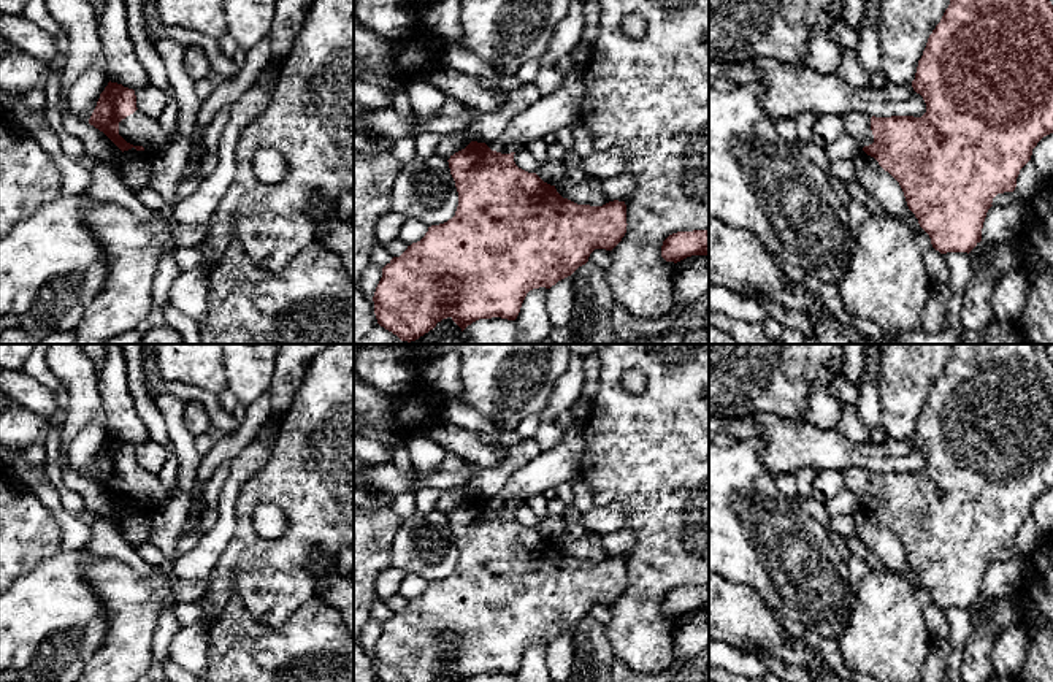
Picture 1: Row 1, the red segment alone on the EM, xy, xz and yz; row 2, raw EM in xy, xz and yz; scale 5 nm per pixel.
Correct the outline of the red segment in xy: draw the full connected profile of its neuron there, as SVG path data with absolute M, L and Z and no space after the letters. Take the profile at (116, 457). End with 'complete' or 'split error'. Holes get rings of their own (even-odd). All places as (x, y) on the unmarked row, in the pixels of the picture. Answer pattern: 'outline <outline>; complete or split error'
outline M111 436L100 449L89 479L103 487L122 508L135 503L157 509L178 490L176 485L165 490L157 474L136 463L135 446Z; split error

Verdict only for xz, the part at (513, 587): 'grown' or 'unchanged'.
grown

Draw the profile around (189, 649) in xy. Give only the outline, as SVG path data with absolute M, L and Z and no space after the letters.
M205 622L181 626L168 647L168 660L184 672L200 677L208 668L209 631Z

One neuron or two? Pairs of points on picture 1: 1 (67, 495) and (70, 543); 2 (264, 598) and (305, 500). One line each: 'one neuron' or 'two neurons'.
1: two neurons
2: one neuron

